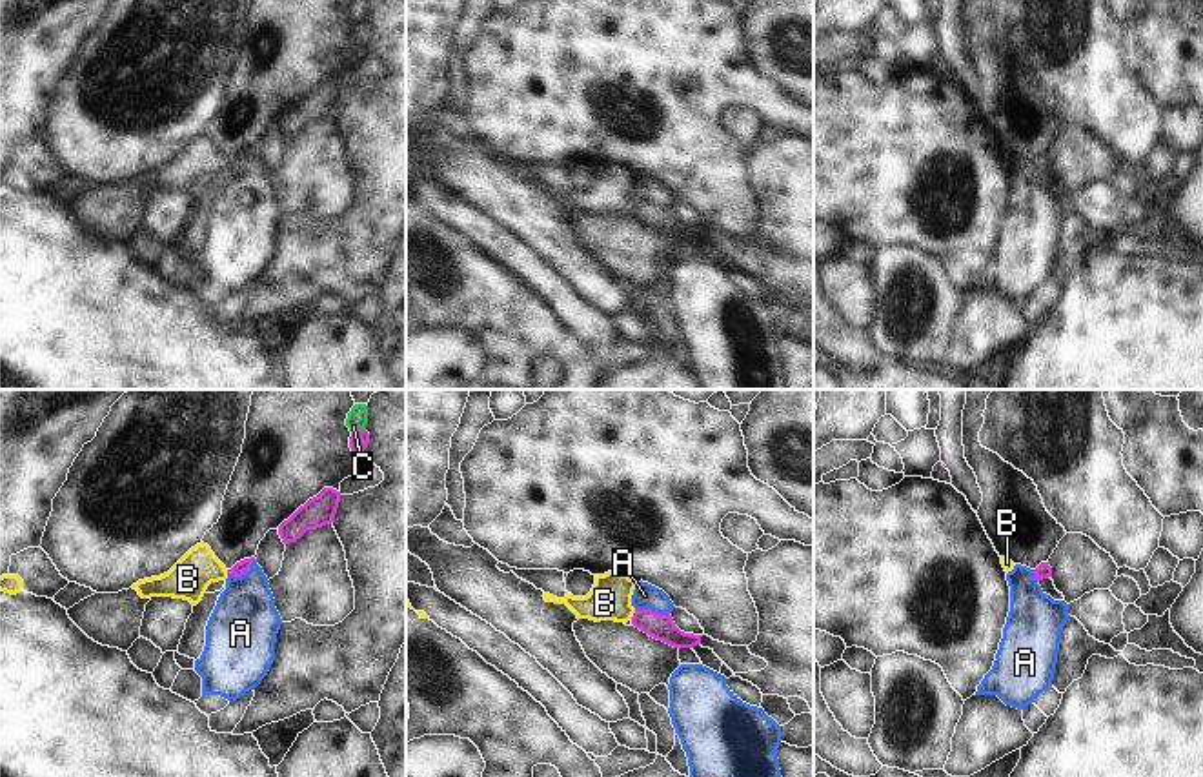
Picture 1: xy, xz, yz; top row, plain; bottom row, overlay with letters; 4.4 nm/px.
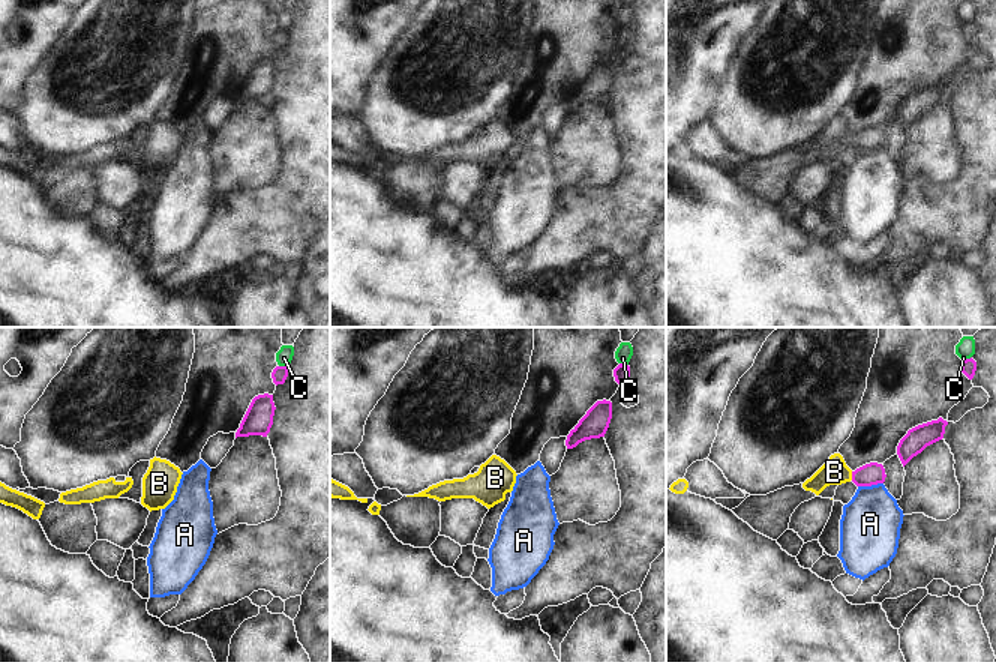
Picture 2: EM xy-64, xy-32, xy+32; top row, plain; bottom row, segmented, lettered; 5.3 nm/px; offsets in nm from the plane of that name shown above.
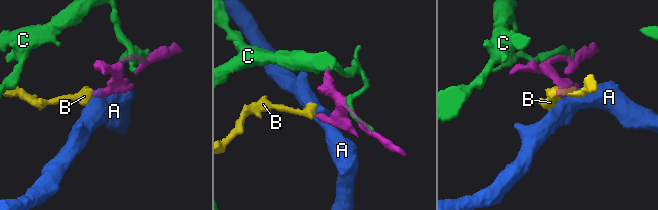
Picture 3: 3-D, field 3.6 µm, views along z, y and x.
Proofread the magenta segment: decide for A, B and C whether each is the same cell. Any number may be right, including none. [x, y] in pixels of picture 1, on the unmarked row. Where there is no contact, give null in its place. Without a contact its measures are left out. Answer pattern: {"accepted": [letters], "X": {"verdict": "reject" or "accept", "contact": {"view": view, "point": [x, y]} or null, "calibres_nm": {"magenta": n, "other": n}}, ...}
{"accepted": ["B"], "A": {"verdict": "reject", "contact": {"view": "xz", "point": [650, 202]}, "calibres_nm": {"magenta": 120, "other": 110}}, "B": {"verdict": "accept", "contact": {"view": "xz", "point": [634, 208]}, "calibres_nm": {"magenta": 120, "other": 190}}, "C": {"verdict": "reject", "contact": {"view": "xy", "point": [357, 22]}, "calibres_nm": {"magenta": 90, "other": 90}}}

